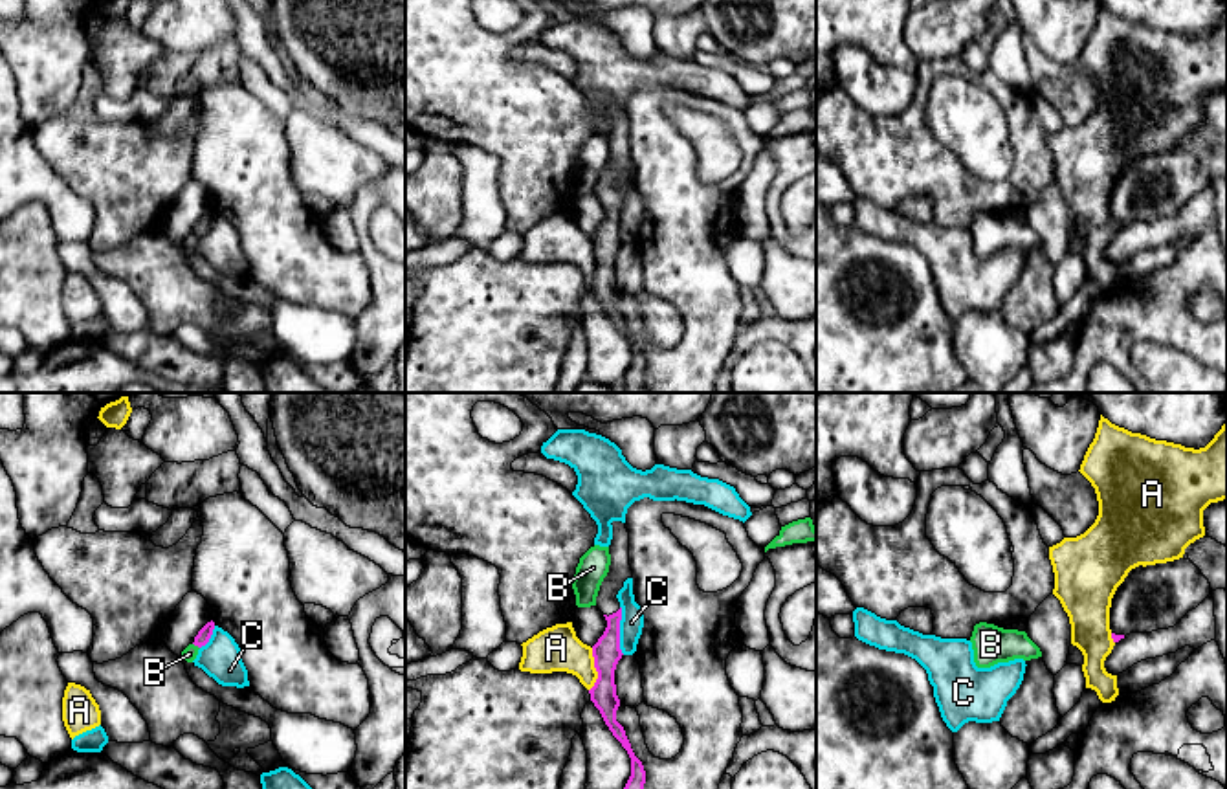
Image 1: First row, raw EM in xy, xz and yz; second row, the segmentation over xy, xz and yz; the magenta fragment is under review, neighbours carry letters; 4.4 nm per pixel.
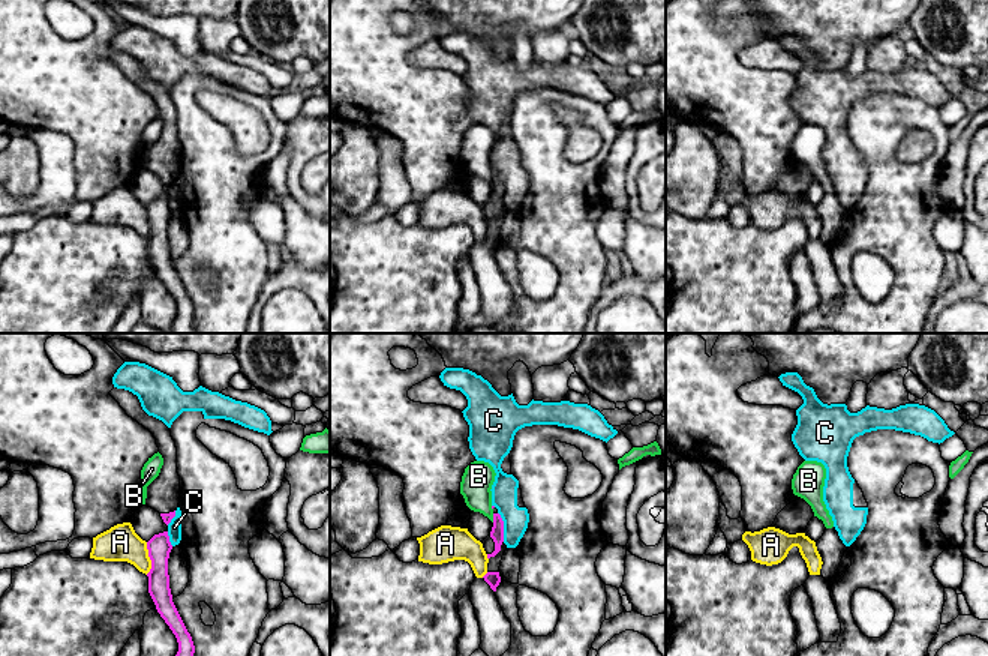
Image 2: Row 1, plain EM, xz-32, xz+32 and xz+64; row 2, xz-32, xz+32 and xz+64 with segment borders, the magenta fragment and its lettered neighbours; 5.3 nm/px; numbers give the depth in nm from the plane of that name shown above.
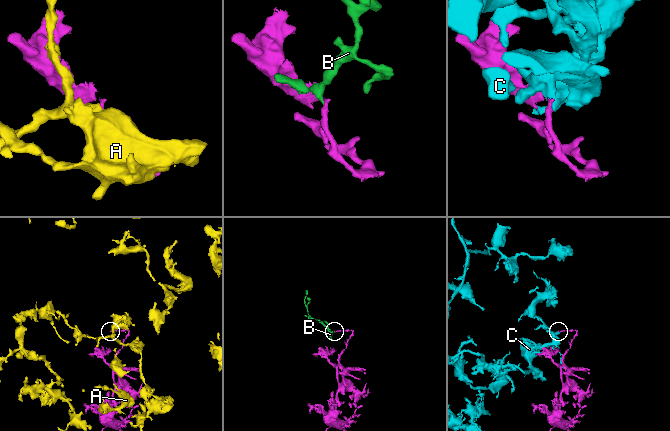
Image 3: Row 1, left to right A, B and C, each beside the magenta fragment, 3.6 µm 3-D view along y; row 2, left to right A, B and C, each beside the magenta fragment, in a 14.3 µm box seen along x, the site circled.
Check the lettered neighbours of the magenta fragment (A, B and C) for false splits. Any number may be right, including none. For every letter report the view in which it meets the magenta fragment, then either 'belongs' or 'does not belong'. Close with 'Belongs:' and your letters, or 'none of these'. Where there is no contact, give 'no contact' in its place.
A: meets magenta in xz; does not belong
B: meets magenta in xy; does not belong
C: meets magenta in xz; does not belong
Belongs: none of these

